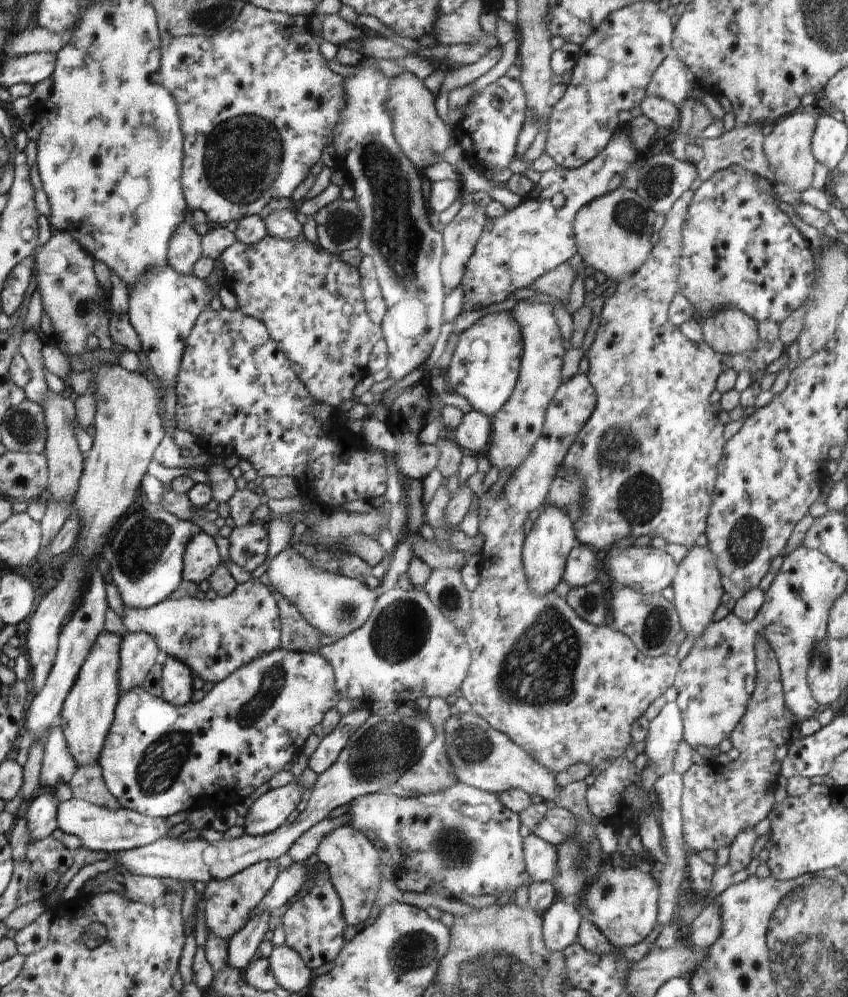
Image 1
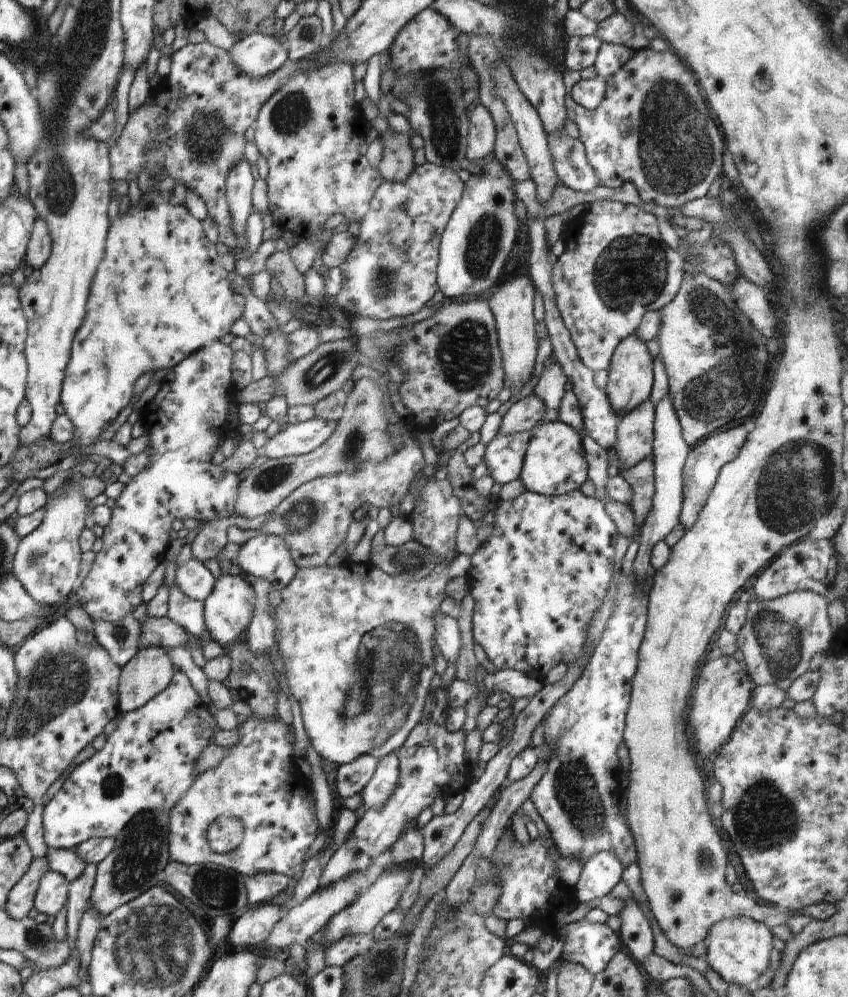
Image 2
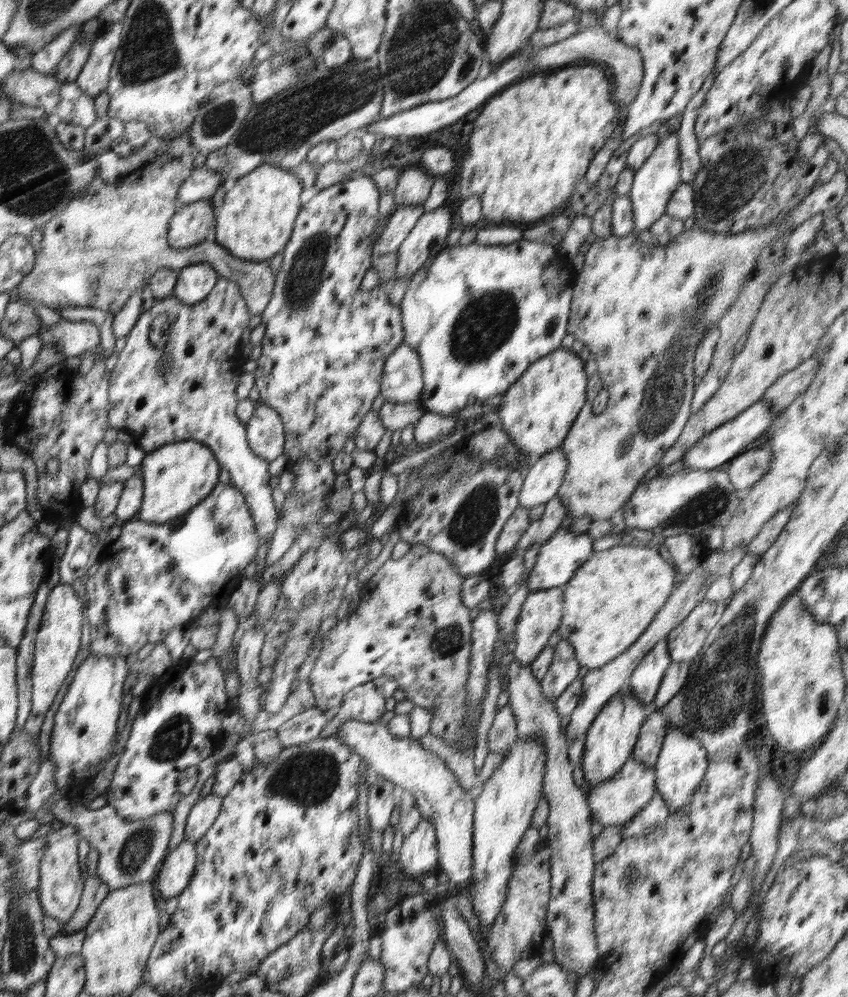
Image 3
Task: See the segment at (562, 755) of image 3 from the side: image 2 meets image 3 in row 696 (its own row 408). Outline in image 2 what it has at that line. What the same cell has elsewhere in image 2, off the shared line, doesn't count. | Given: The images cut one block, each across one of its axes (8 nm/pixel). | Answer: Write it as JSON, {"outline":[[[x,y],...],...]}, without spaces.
{"outline":[[[531,393],[510,406],[504,414],[499,432],[503,435],[530,431],[543,420],[545,404]]]}

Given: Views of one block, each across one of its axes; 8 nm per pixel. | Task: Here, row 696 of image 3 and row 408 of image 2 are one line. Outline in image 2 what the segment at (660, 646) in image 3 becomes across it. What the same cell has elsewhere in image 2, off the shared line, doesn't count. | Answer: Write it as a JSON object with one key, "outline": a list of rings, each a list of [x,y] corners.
{"outline":[[[645,400],[632,412],[620,416],[617,426],[617,439],[614,449],[618,454],[618,468],[631,469],[635,464],[642,462],[646,457],[653,454],[655,404]]]}

